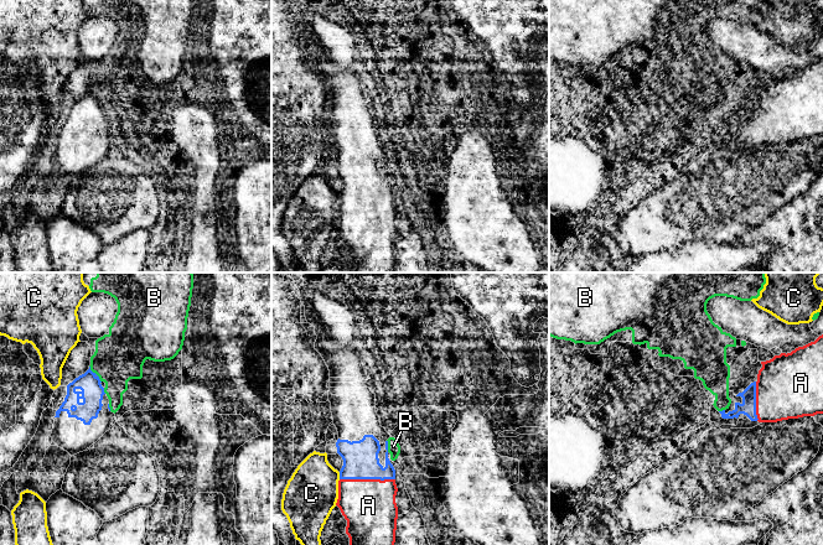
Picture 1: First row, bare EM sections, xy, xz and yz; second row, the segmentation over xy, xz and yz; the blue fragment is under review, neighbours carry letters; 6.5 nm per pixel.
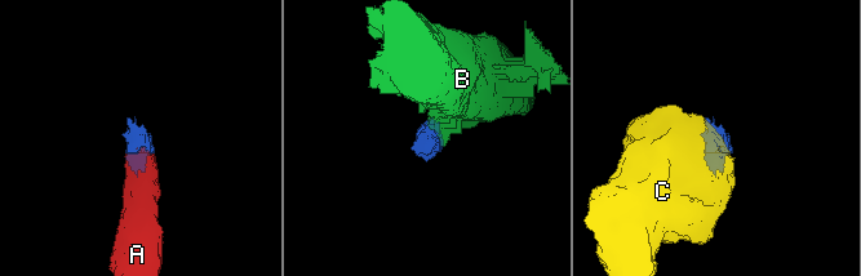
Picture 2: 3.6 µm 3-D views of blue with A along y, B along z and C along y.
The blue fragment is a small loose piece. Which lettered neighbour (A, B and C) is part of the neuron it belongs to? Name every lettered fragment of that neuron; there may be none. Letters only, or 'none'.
A

